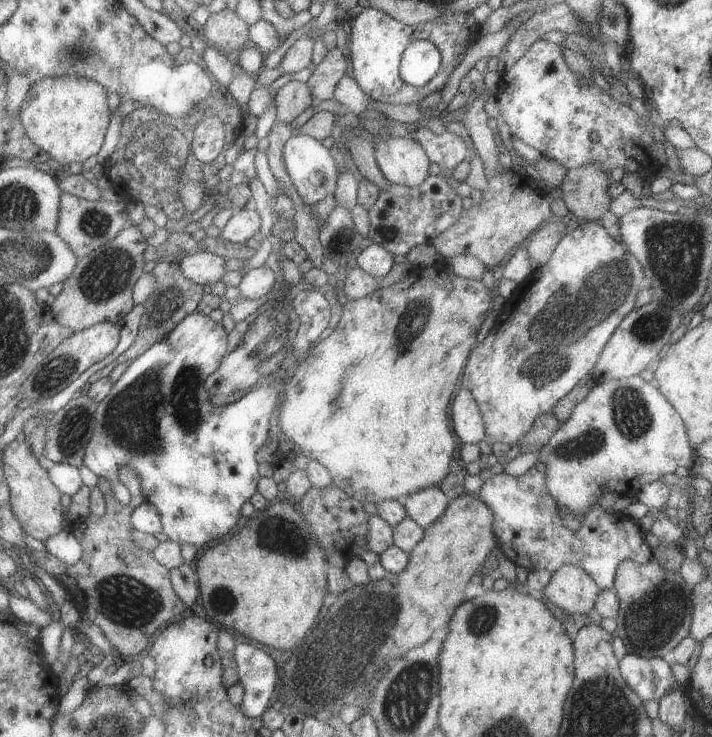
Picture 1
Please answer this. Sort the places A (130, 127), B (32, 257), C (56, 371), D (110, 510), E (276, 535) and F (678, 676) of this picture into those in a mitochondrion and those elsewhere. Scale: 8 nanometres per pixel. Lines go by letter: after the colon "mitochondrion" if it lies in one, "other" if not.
A: mitochondrion
B: mitochondrion
C: mitochondrion
D: other
E: mitochondrion
F: other

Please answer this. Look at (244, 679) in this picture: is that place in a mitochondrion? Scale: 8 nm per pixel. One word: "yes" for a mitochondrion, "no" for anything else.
no

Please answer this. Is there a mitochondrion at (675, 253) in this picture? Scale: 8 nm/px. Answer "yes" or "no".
yes

